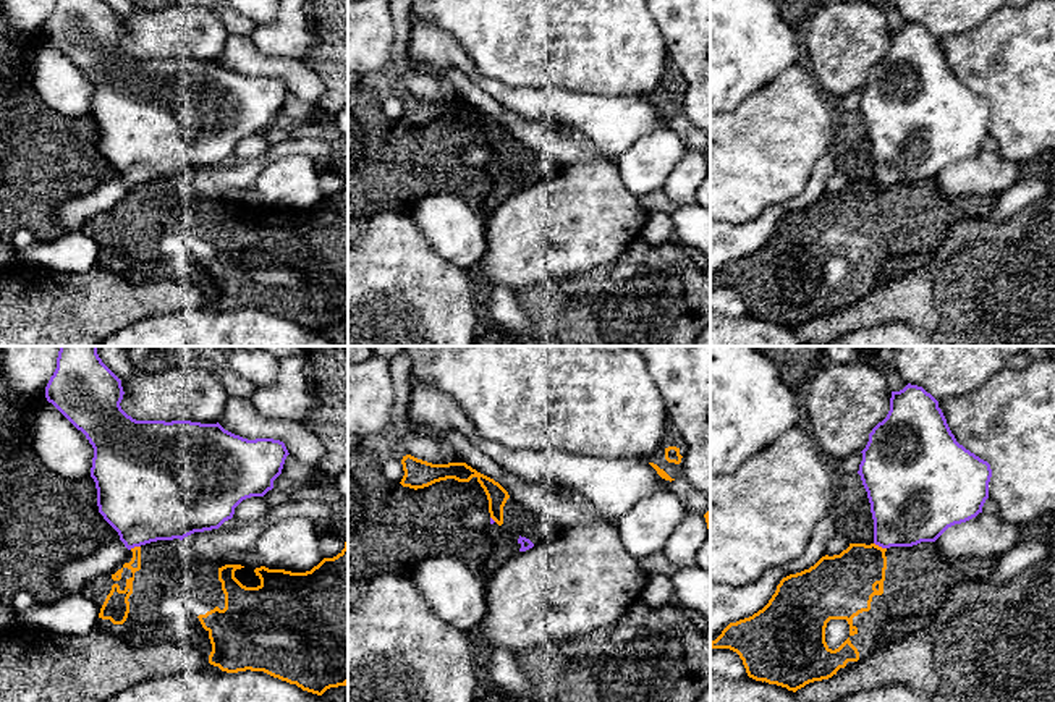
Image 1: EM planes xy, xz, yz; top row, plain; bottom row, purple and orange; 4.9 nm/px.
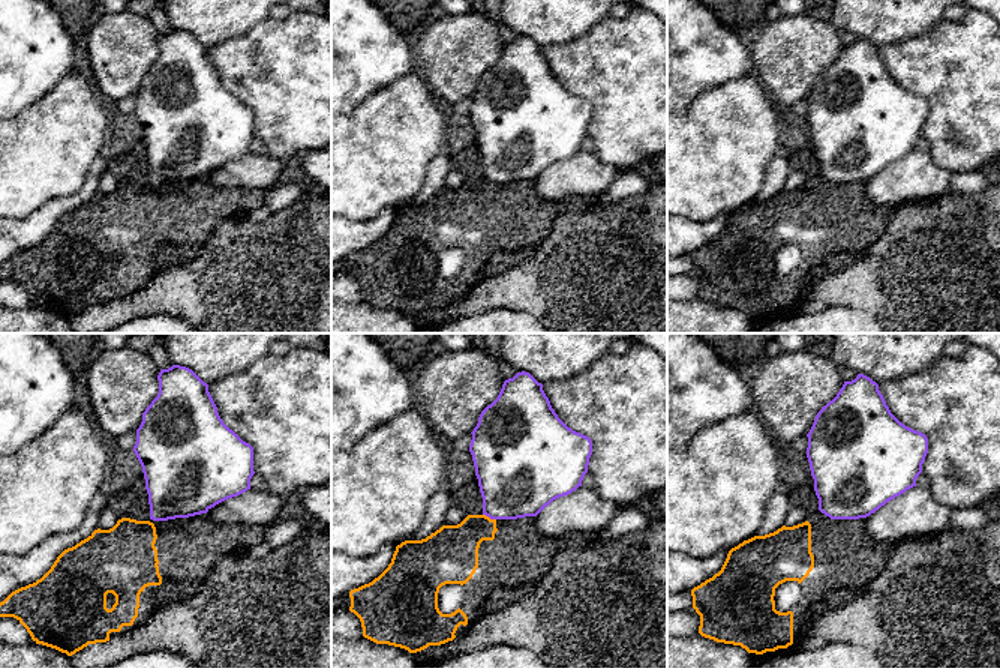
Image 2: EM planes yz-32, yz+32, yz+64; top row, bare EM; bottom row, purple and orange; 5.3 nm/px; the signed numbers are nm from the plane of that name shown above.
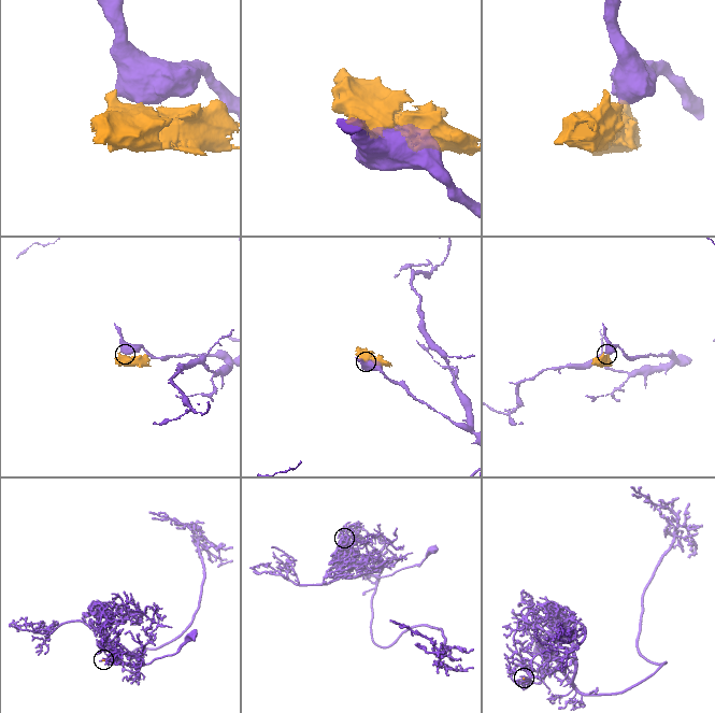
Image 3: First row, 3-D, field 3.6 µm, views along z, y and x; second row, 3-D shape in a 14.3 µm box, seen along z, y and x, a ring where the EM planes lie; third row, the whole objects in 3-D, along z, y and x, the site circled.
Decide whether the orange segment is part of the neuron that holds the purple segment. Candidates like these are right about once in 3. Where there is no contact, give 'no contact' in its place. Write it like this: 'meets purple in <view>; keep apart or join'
meets purple in yz; keep apart

